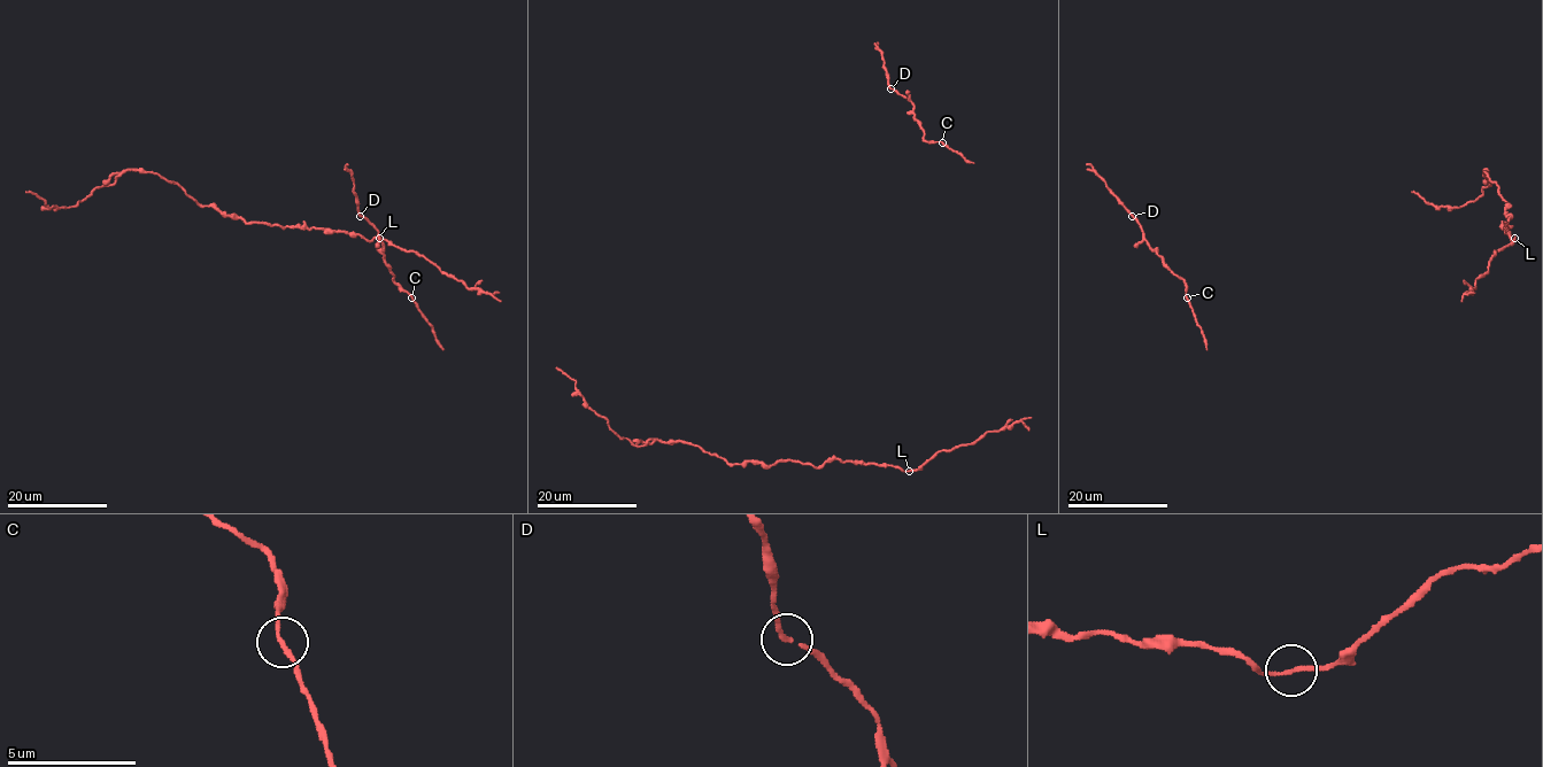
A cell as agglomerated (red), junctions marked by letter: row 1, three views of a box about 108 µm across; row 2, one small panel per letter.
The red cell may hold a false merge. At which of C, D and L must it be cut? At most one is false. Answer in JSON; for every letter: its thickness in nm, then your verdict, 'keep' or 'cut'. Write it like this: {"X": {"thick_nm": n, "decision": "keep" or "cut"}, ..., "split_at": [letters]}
{"C": {"thick_nm": 170, "decision": "keep"}, "D": {"thick_nm": 170, "decision": "keep"}, "L": {"thick_nm": 170, "decision": "keep"}, "split_at": []}

